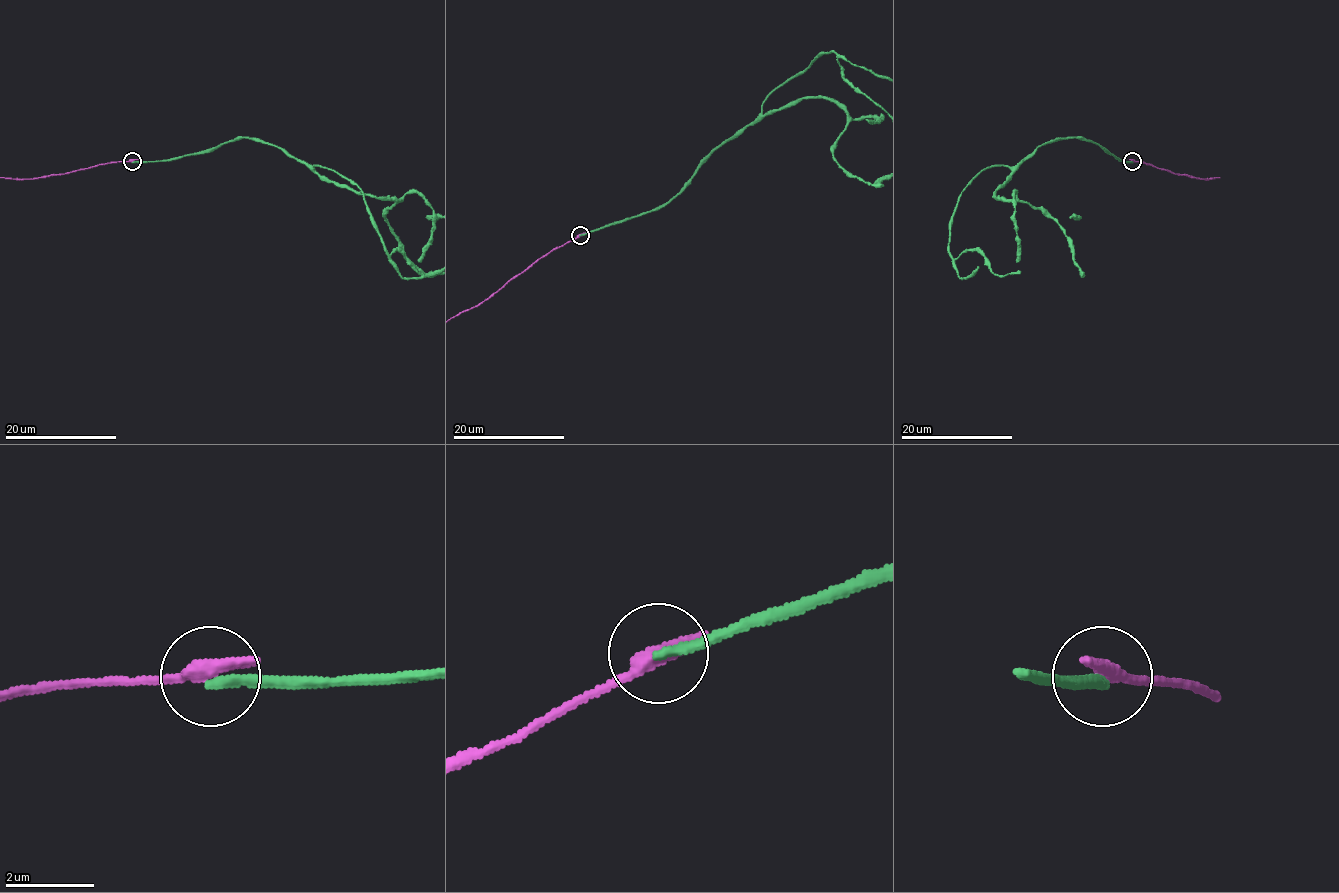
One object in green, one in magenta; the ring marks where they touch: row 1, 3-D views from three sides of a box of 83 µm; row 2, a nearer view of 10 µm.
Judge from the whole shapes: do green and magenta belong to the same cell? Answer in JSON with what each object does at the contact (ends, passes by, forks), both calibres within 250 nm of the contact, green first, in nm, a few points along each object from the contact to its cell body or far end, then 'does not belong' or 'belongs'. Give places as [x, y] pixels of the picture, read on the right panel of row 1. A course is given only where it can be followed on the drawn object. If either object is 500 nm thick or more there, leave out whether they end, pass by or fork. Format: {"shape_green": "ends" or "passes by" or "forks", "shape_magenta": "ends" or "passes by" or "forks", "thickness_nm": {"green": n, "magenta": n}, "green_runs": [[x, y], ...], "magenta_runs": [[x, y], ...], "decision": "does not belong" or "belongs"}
{"shape_green": "ends", "shape_magenta": "ends", "thickness_nm": {"green": 240, "magenta": 440}, "decision": "does not belong"}

